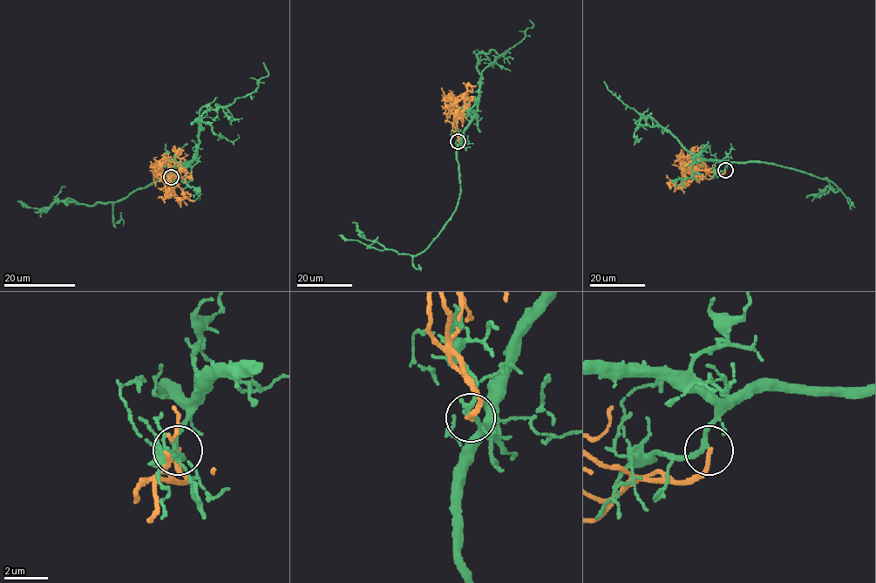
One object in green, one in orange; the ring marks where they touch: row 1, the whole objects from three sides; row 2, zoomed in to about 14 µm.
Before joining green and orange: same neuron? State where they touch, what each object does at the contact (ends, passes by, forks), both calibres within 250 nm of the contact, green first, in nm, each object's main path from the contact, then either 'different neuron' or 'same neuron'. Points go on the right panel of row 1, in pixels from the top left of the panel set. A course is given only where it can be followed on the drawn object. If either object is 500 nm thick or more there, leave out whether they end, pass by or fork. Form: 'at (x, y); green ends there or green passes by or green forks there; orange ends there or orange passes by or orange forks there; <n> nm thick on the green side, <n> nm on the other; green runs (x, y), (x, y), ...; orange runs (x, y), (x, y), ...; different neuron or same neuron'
at (725, 170); green passes by; orange ends there; 240 nm thick on the green side, 240 nm on the other; green runs (725, 170), (730, 163), (765, 162), (826, 179), (839, 189), (834, 192), (830, 189), (824, 194), (819, 188); orange runs (725, 170), (709, 179), (692, 173), (685, 183), (677, 187), (671, 183), (670, 188); different neuron

